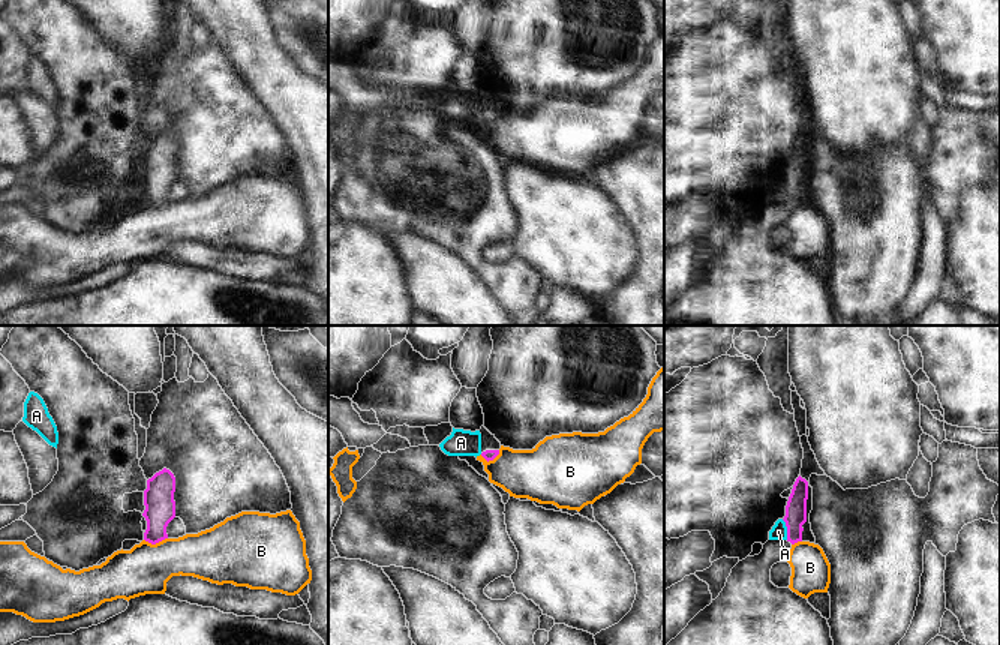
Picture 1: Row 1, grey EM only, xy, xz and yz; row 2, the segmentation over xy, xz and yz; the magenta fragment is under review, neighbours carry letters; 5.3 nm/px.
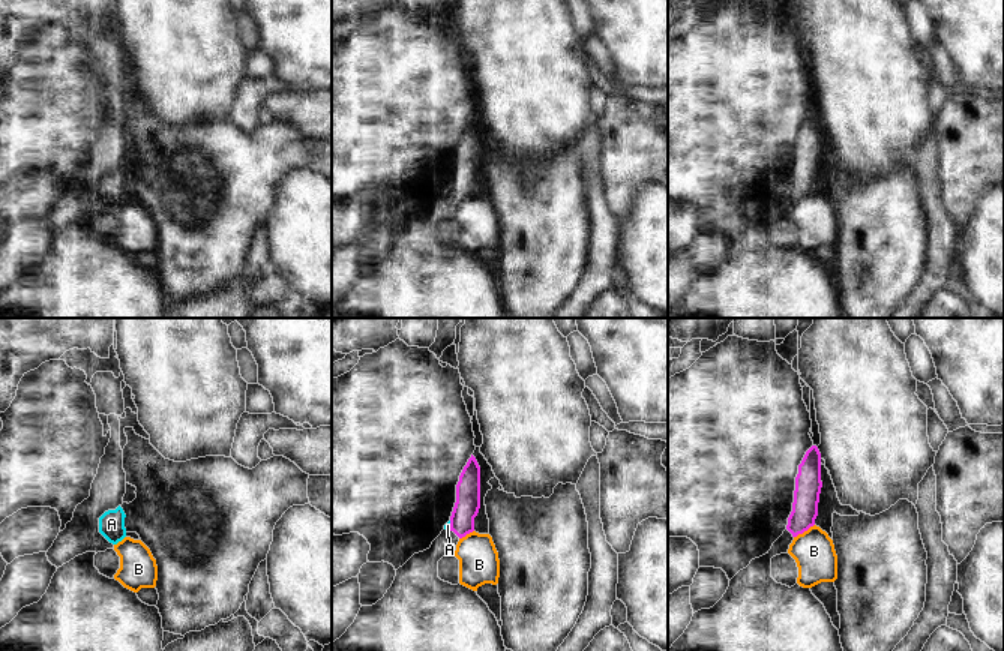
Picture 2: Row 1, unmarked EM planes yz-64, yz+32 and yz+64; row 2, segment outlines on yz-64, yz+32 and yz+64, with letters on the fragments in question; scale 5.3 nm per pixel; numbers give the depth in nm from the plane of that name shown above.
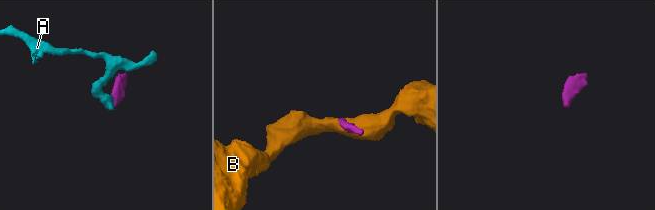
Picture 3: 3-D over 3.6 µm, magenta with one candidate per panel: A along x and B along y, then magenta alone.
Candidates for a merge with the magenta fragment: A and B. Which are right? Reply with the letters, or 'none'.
none

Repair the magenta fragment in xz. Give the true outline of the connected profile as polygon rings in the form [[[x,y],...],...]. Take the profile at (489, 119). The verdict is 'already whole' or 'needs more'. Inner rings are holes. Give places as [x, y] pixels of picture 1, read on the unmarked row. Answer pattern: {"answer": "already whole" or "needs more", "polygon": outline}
{"answer": "needs more", "polygon": [[[481,90],[480,98],[481,98],[481,120],[487,126],[493,124],[499,118],[501,106],[484,90]]]}

